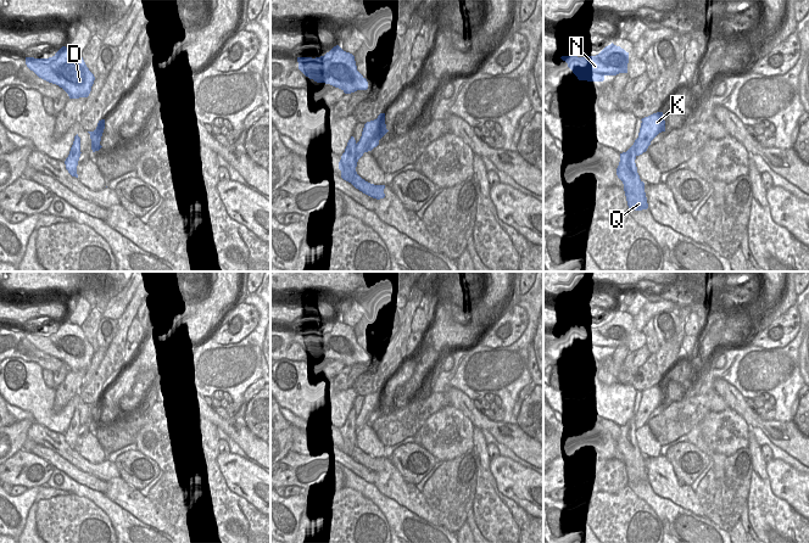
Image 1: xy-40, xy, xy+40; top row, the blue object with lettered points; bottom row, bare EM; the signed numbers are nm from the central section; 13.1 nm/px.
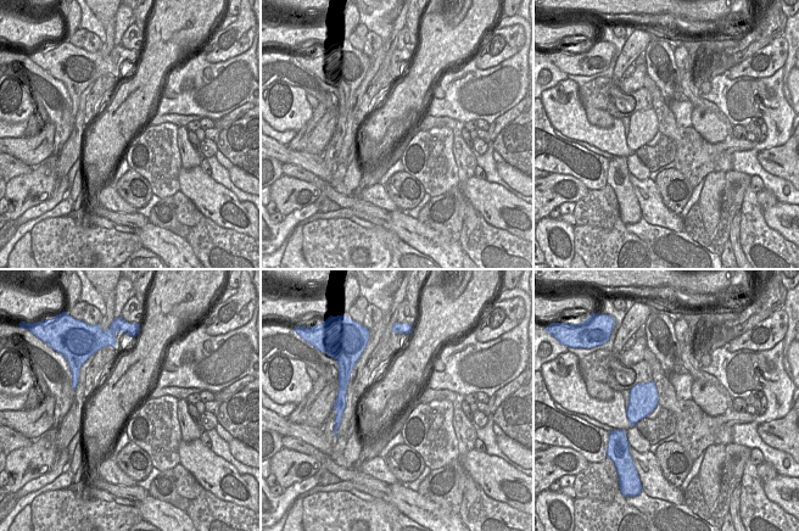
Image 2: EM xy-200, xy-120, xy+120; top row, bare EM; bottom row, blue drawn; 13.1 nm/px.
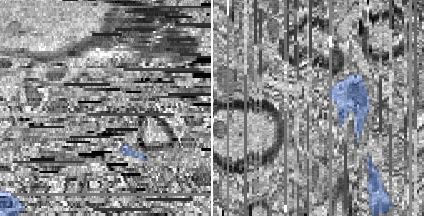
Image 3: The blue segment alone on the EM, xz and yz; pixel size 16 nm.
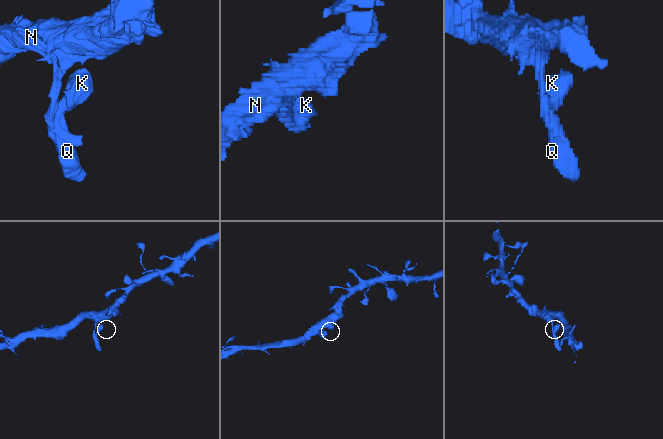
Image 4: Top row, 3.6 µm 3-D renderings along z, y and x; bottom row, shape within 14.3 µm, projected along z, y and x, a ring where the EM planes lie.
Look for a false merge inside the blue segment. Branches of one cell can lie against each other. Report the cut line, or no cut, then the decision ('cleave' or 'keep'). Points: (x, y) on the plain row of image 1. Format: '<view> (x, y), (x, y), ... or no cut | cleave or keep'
no cut | keep

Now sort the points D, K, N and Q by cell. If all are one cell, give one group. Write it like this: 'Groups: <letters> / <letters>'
Groups: D K N Q.

